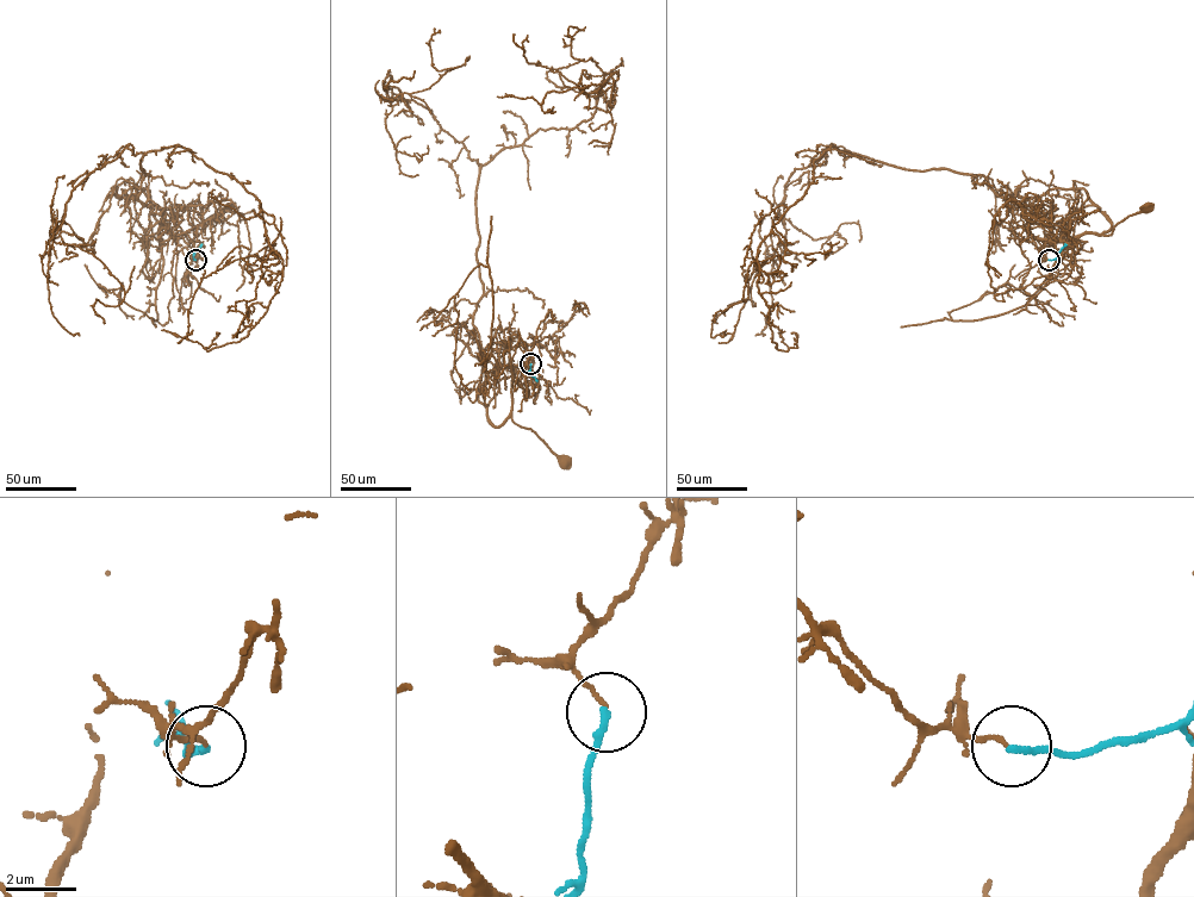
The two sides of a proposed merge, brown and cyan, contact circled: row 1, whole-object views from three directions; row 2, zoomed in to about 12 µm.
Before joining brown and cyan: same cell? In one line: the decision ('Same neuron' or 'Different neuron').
Different neuron

